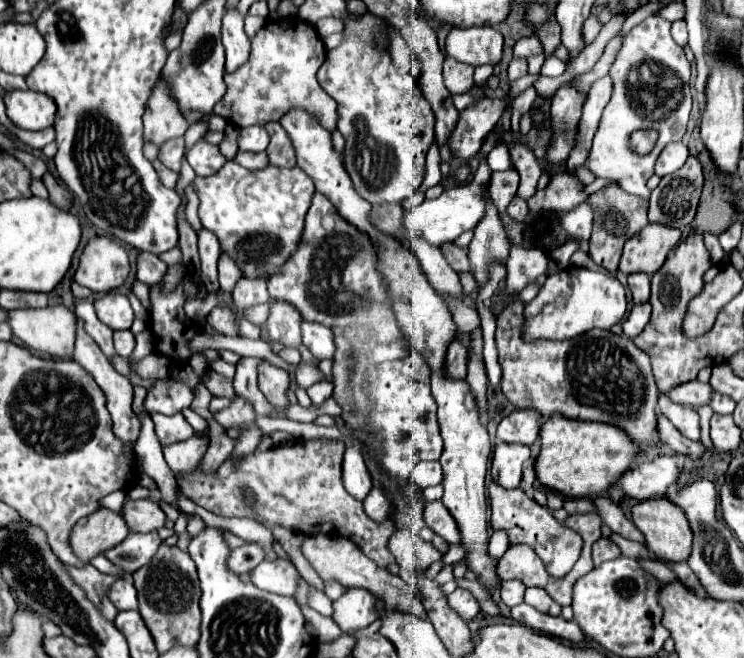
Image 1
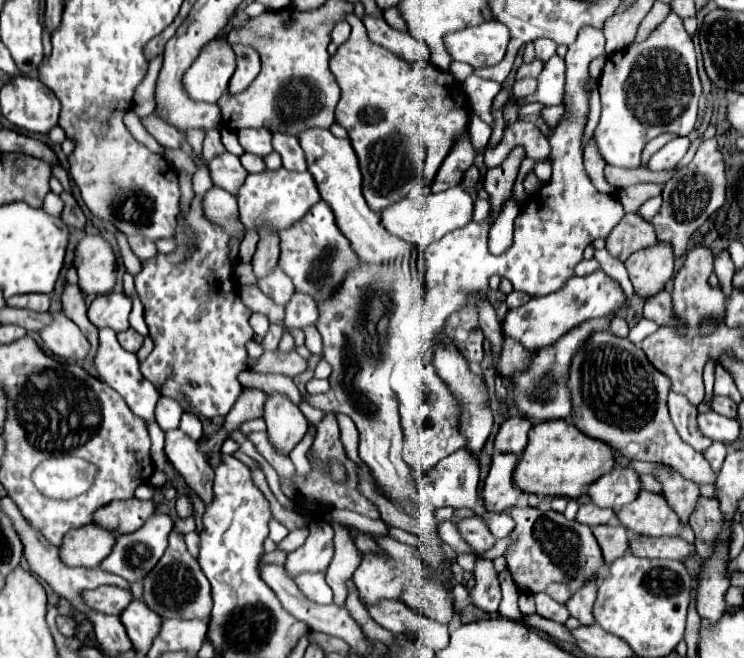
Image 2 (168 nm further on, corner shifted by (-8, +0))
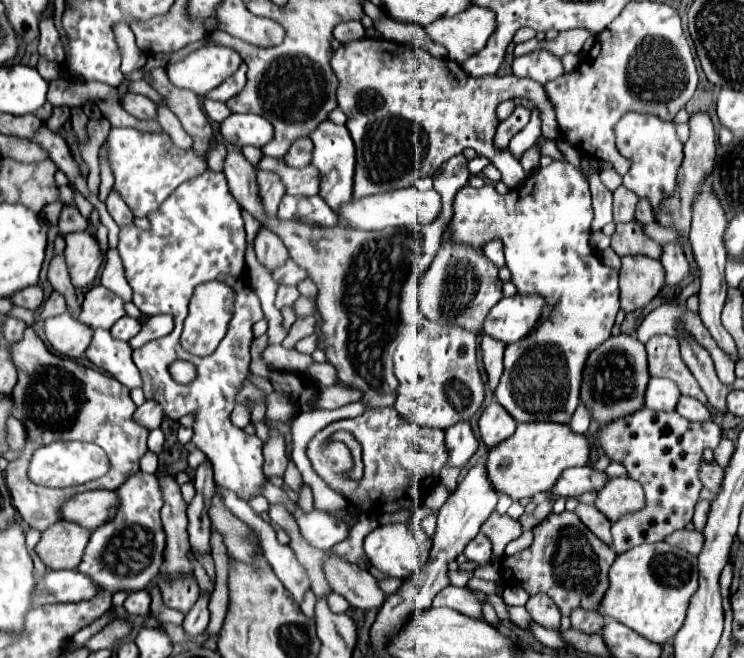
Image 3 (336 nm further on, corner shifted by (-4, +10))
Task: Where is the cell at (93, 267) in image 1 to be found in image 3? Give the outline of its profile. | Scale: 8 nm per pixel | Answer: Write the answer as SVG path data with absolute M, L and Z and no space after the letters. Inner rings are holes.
M72 232L66 234L66 264L72 276L72 284L76 288L84 288L94 284L98 270L102 266L102 252L98 240L88 232Z

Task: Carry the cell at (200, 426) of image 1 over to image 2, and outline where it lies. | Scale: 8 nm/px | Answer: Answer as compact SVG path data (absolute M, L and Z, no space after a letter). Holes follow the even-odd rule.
M184 414L182 416L182 422L180 422L180 430L184 434L188 434L192 440L200 440L204 434L202 434L202 422L196 418L196 416L190 416L190 414Z

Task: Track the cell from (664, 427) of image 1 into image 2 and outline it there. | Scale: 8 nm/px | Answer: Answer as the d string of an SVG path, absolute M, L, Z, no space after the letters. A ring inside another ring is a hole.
M714 442L708 450L706 450L706 460L710 462L710 466L714 468L714 470L720 470L722 468L722 462L724 462L724 458L726 458L726 446L724 444L720 444L720 442Z

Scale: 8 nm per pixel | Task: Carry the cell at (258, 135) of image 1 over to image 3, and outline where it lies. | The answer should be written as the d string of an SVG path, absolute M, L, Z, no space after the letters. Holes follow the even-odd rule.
M230 114L220 124L220 134L224 142L230 142L238 148L250 144L262 148L272 140L272 124L258 114Z

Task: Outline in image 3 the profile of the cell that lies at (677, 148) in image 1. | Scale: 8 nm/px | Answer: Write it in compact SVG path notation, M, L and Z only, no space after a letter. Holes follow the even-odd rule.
M628 112L616 124L616 146L622 156L626 156L632 166L624 176L624 186L634 190L640 198L648 198L654 208L658 208L660 200L670 196L676 182L676 170L682 164L682 144L676 138L676 130L672 122L662 122L650 114Z

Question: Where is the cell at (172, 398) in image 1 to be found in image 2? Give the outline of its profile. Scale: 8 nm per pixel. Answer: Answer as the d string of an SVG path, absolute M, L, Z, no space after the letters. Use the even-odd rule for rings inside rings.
M160 398L158 404L156 404L156 410L154 410L154 416L156 416L158 426L160 426L164 432L168 432L168 430L178 428L180 416L182 416L182 408L180 408L178 402L174 402L174 400Z

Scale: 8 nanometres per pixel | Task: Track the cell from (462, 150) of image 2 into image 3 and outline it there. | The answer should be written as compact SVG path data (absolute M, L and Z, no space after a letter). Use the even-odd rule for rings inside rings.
M232 148L224 158L224 176L236 202L256 220L266 222L274 234L286 244L290 258L308 272L308 278L318 288L318 332L326 360L336 368L336 384L346 384L362 392L366 410L394 406L398 380L392 372L394 338L402 324L402 302L414 302L418 276L430 268L434 254L440 248L440 236L446 222L452 218L454 194L468 184L468 160L464 154L452 156L434 172L434 190L442 196L442 214L428 226L384 228L380 232L364 232L338 224L336 228L310 228L300 222L280 222L278 218L262 216L262 204L256 186L256 170Z

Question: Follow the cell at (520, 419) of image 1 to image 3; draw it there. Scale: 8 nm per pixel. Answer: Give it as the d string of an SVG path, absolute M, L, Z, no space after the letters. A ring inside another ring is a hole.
M492 402L482 412L478 426L480 426L482 442L488 448L494 448L494 444L498 444L502 440L508 440L514 434L514 428L518 426L518 422L498 402Z

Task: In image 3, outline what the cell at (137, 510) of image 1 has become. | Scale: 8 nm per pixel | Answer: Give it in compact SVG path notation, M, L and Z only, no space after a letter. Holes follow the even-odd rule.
M92 490L76 494L62 506L62 518L84 528L96 530L112 520L118 510L118 494L112 490Z

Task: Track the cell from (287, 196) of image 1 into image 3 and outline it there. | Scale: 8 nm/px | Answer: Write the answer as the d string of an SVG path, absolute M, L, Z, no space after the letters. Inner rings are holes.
M264 156L260 160L258 168L278 174L284 188L286 188L286 194L294 194L294 196L302 196L302 194L314 196L314 194L318 194L320 174L312 164L308 164L304 168L294 168L294 166L288 166L284 160Z

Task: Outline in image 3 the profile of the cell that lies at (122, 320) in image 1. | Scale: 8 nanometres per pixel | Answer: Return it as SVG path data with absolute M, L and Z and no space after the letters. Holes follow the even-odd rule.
M96 284L86 292L78 320L90 328L110 330L124 314L124 300L102 284Z

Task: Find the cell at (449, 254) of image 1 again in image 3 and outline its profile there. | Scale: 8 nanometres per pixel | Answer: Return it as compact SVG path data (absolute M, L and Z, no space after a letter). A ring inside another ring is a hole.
M554 160L546 168L532 172L524 184L508 194L498 194L492 184L484 188L464 186L454 198L454 216L442 232L442 244L466 244L468 248L484 248L492 240L504 244L506 266L512 272L512 282L520 294L538 294L546 300L546 312L538 320L532 334L508 344L504 352L504 374L494 390L496 400L518 422L562 422L568 424L576 406L580 404L580 380L582 366L588 354L600 346L614 326L614 318L620 308L618 270L608 268L598 260L598 254L590 248L590 224L594 218L592 198L584 174L566 160Z

